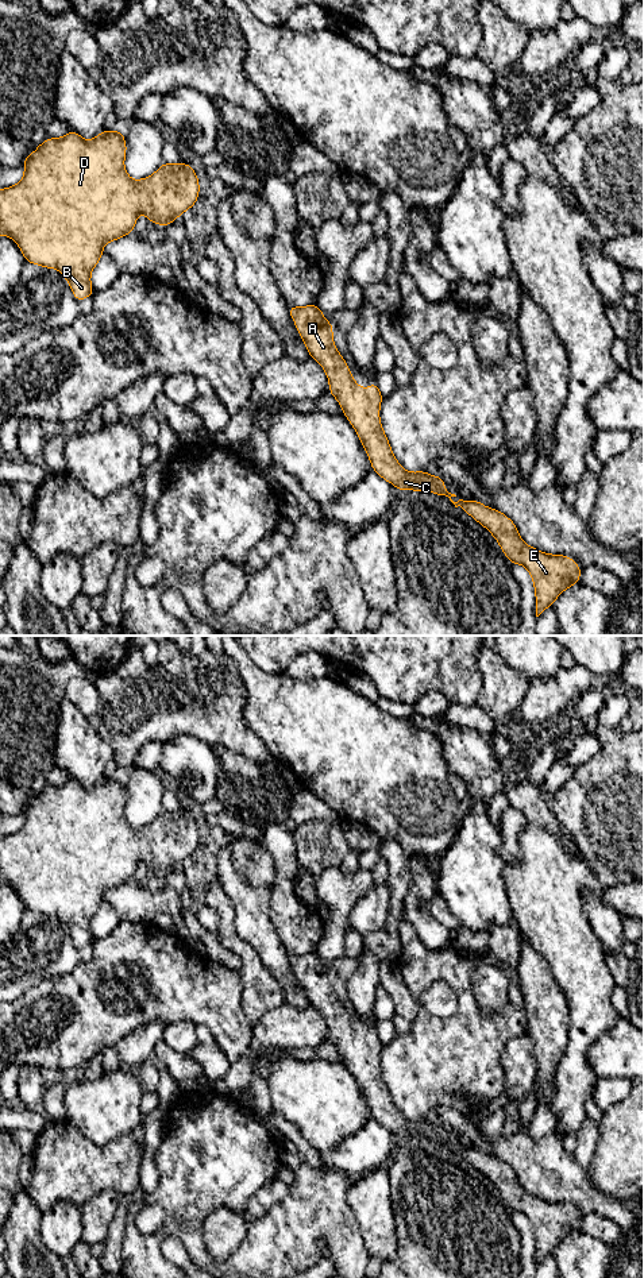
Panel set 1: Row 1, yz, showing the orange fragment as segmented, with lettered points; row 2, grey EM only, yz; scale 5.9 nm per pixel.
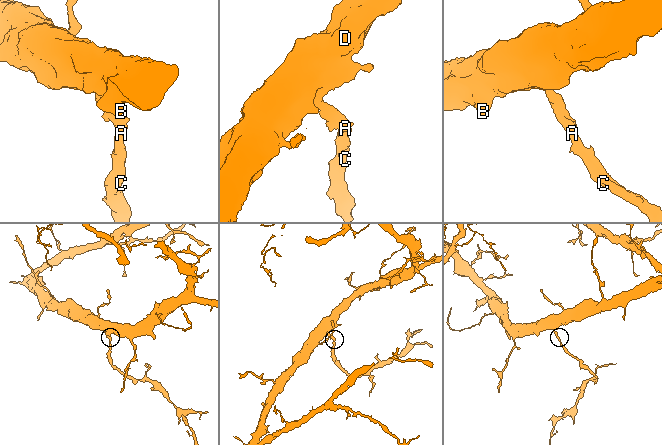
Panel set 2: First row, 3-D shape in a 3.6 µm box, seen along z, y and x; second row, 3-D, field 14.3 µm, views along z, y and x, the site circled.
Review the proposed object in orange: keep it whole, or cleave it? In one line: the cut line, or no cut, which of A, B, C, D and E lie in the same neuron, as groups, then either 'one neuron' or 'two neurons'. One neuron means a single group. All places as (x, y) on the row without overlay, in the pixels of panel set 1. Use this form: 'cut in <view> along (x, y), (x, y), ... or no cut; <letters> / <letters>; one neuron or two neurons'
no cut; A B C D E; one neuron

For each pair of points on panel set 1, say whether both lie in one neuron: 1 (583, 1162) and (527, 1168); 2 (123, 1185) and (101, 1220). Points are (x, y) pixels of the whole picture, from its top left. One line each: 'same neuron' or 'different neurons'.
1: different neurons
2: different neurons

